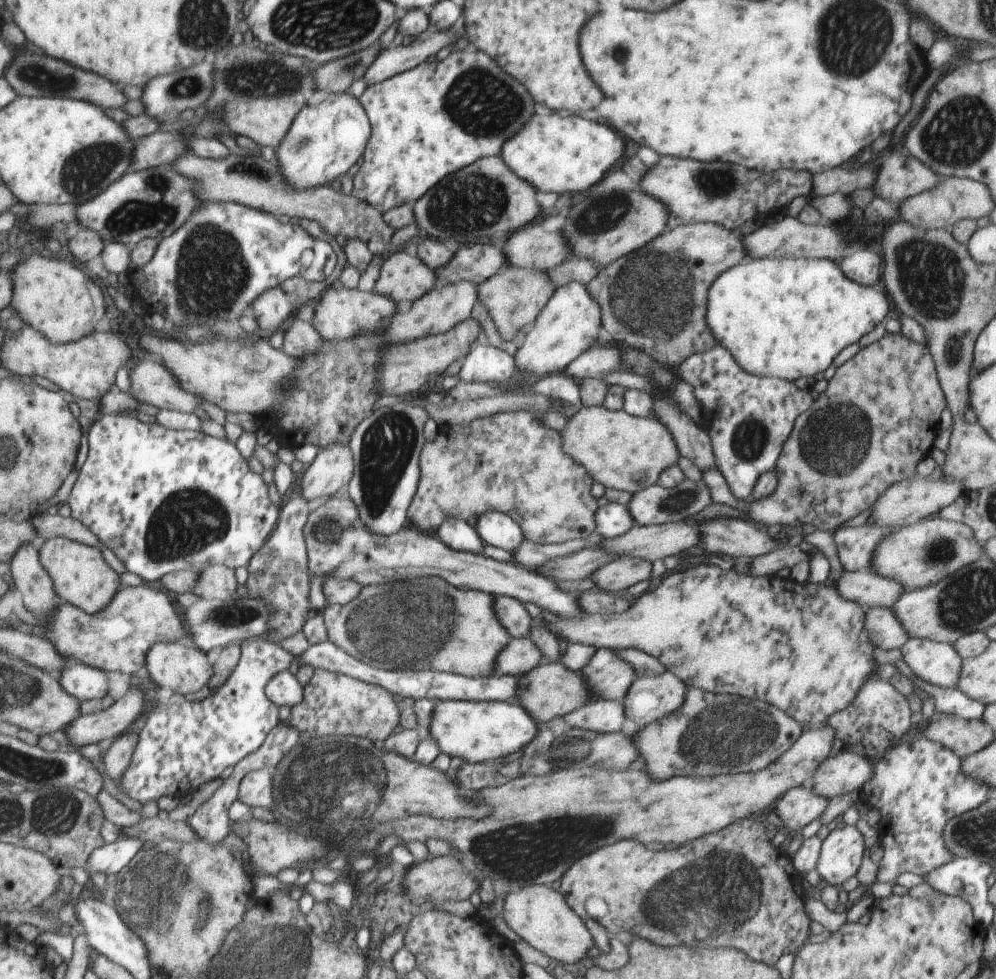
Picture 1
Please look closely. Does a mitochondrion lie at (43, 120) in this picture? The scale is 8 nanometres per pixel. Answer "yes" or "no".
no

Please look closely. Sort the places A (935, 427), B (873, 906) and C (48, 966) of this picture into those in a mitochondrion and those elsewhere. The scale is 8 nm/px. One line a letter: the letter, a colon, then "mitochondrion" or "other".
A: other
B: other
C: other

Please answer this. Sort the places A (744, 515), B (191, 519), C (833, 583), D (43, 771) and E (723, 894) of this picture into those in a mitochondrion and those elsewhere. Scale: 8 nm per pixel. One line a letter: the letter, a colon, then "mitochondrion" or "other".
A: other
B: mitochondrion
C: other
D: mitochondrion
E: mitochondrion

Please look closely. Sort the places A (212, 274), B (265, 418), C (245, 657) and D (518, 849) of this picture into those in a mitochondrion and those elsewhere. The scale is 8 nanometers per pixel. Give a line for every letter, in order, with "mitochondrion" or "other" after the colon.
A: mitochondrion
B: other
C: other
D: mitochondrion

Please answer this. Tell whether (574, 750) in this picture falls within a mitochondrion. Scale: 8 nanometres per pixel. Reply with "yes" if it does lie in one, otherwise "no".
yes

